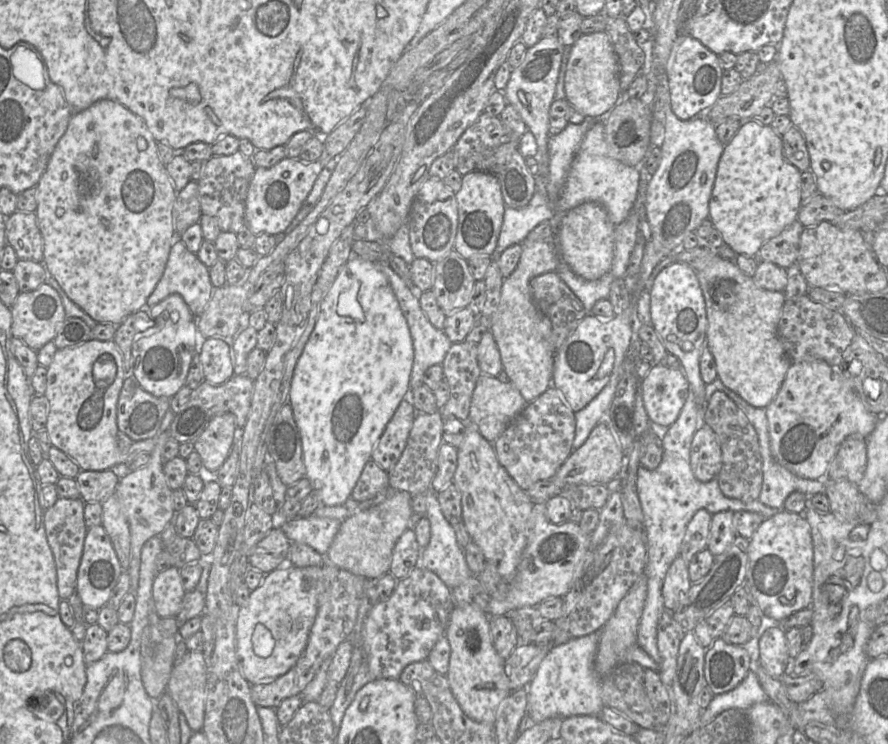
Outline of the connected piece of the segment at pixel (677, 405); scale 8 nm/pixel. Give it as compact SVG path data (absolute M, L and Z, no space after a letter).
M650 363L651 368L641 379L644 407L653 423L669 427L686 401L689 383L681 369Z

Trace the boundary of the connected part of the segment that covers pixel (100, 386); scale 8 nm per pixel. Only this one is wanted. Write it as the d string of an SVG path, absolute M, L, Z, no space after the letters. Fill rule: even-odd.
M91 339L77 346L57 349L51 364L47 367L48 418L46 431L53 446L73 459L81 470L102 471L119 464L130 464L140 454L150 454L155 439L134 441L128 452L121 452L117 444L117 402L125 379L123 355L114 340Z

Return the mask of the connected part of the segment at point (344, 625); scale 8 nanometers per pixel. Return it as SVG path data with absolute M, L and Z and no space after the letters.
M325 557L322 570L324 576L323 590L318 596L317 614L309 633L307 645L296 664L288 672L273 681L251 685L251 697L257 707L277 708L282 700L300 694L312 681L322 662L328 657L333 657L338 646L352 636L356 624L358 608L362 597L365 596L364 583L366 578L327 563Z

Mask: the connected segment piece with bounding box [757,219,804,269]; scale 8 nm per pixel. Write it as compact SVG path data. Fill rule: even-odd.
M798 219L793 221L761 246L757 255L758 262L772 262L787 269L797 260L803 229L804 226Z

